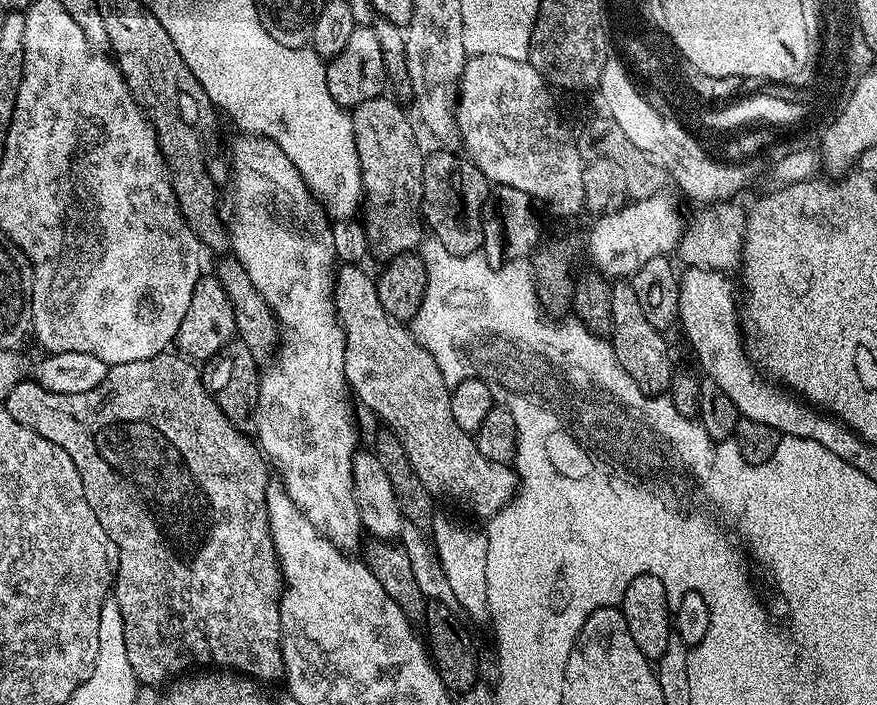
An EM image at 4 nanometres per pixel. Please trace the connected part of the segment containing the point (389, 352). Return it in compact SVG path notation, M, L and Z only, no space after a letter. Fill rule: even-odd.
M344 264L336 272L336 314L344 328L344 372L351 391L370 411L380 415L385 429L399 438L410 458L410 466L414 466L416 476L422 478L431 492L439 495L441 492L446 499L453 500L460 508L469 508L476 516L491 518L494 513L501 512L518 491L515 467L490 462L490 458L478 450L473 433L462 430L462 426L454 422L454 413L450 410L450 385L442 378L438 362L434 362L432 355L417 342L407 323L386 314L382 302L378 302L375 279L362 269Z

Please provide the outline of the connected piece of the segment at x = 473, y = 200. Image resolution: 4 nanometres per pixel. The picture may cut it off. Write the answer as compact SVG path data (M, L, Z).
M428 152L424 157L424 177L422 190L424 202L422 205L422 220L425 225L432 227L431 235L446 246L455 256L469 256L472 252L480 252L480 243L484 240L484 204L490 200L490 181L484 177L482 170L471 160L456 152Z

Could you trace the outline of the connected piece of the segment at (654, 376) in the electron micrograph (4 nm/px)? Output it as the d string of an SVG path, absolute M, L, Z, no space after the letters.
M616 282L611 285L612 301L610 314L612 315L612 334L610 343L618 362L622 362L622 370L638 382L638 386L649 396L659 396L667 393L672 387L672 356L668 353L668 344L664 341L665 333L659 328L650 326L646 314L638 302L638 294L634 294L631 282Z

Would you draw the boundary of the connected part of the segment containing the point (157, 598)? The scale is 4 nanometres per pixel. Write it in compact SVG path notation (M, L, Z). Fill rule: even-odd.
M165 350L154 358L111 365L106 378L102 378L102 382L94 386L94 390L86 390L86 394L47 392L42 385L29 378L16 384L14 390L10 390L10 394L2 402L2 408L10 414L10 418L42 434L42 438L54 442L54 446L62 446L62 450L66 450L66 454L74 458L74 466L78 466L78 478L82 478L82 490L86 494L86 502L90 502L90 510L94 510L94 518L102 522L102 530L110 534L120 555L114 581L114 598L118 602L118 610L122 610L122 626L126 634L126 658L130 658L130 670L134 670L137 681L141 685L161 686L160 684L164 683L167 685L173 678L195 669L192 668L195 664L215 666L220 670L235 670L257 682L279 681L284 674L280 649L282 577L266 510L266 490L270 483L269 465L261 449L254 443L253 437L243 436L239 432L241 429L220 409L215 395L209 392L207 385L204 384L201 369L191 359L180 354L171 356L170 353L171 351Z

